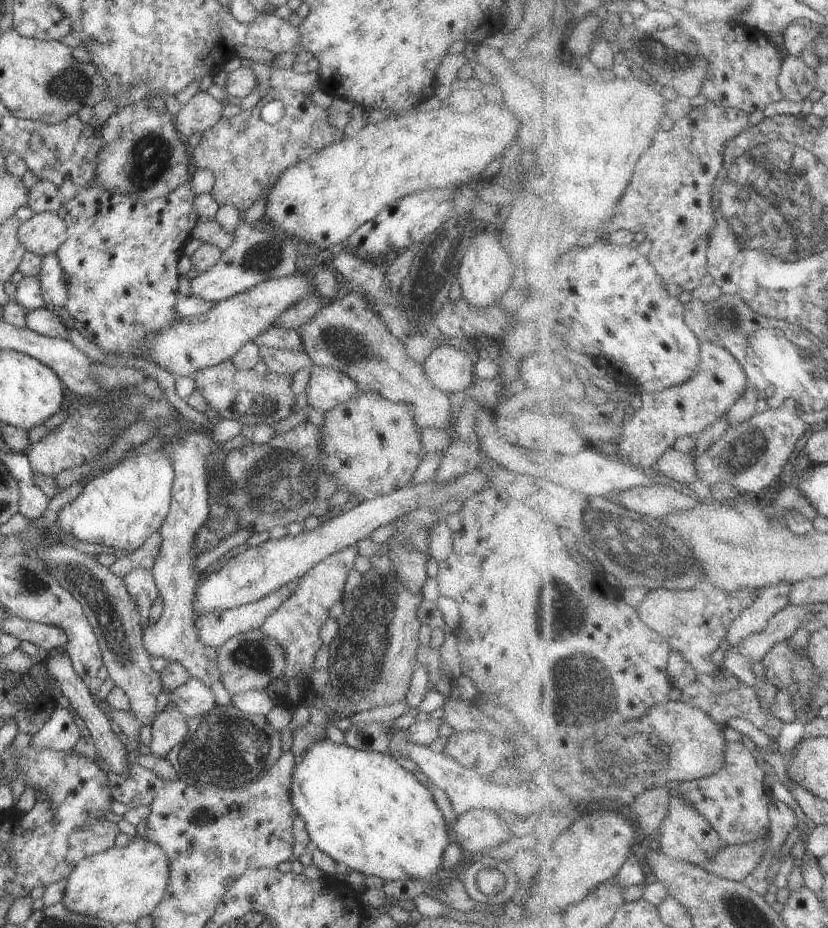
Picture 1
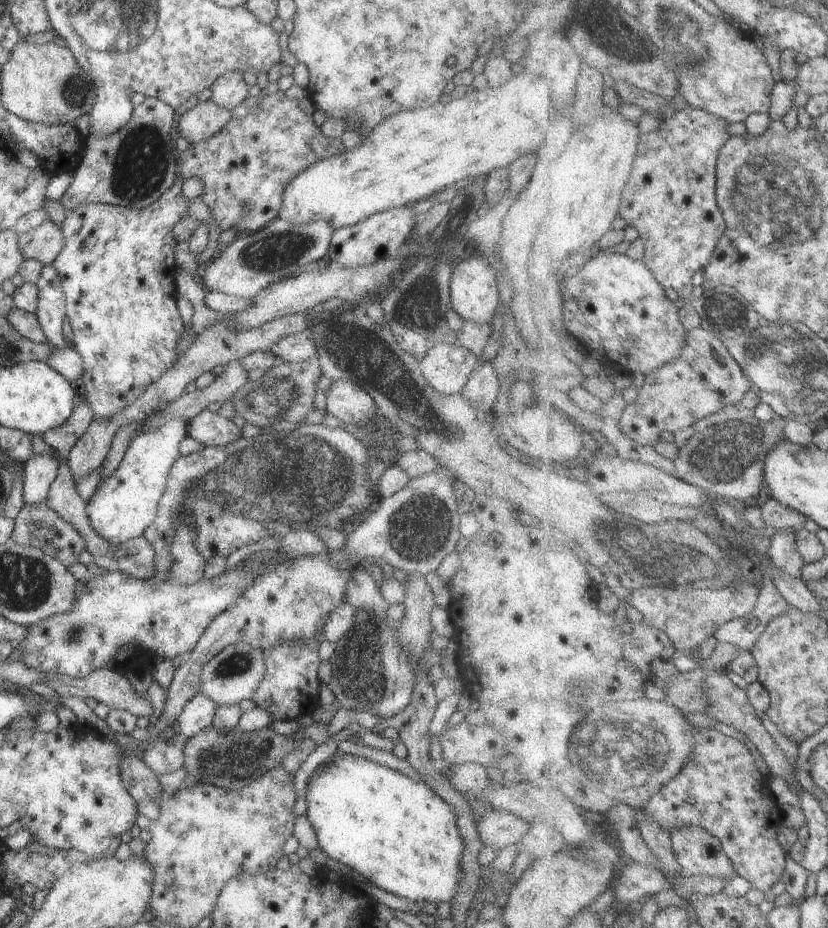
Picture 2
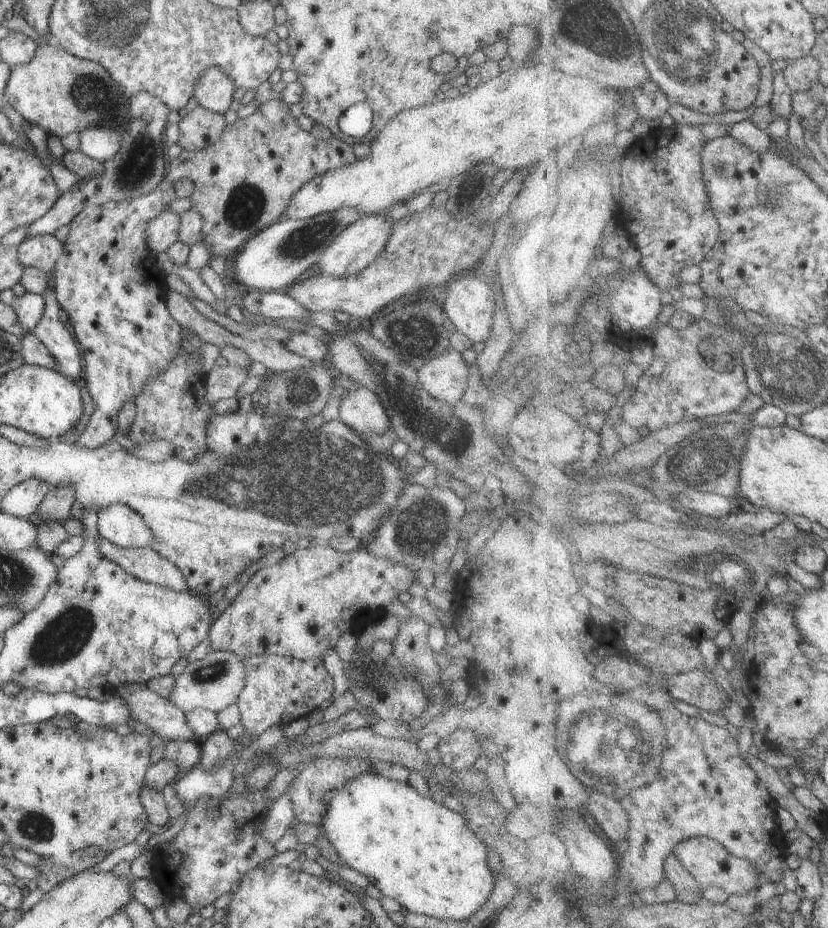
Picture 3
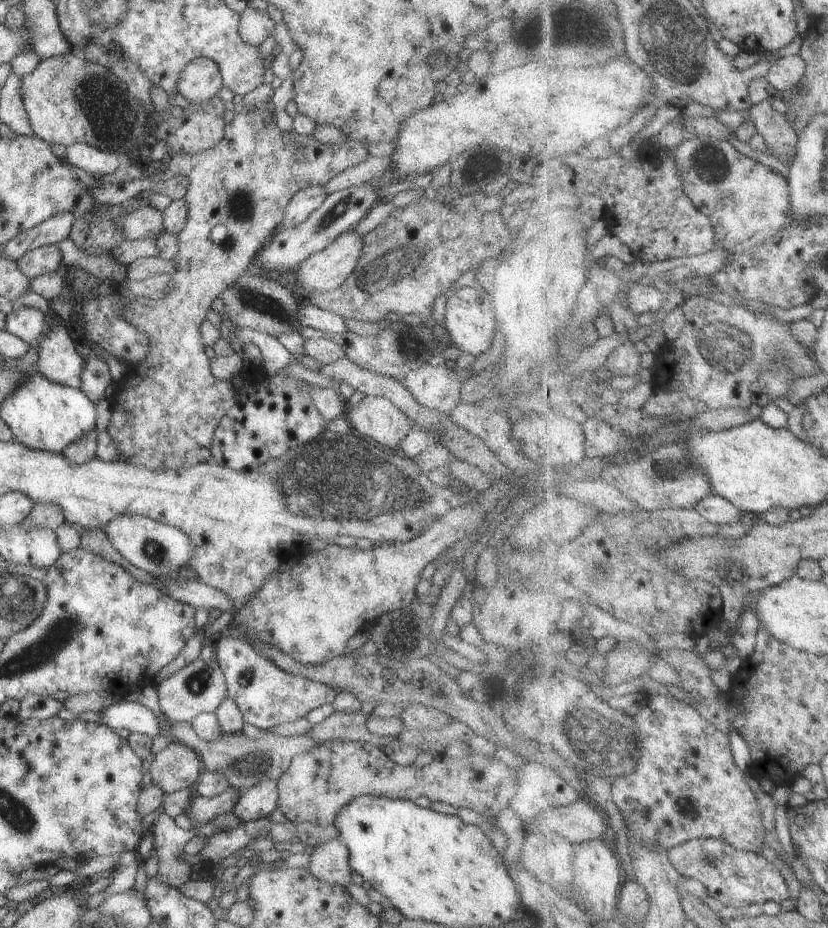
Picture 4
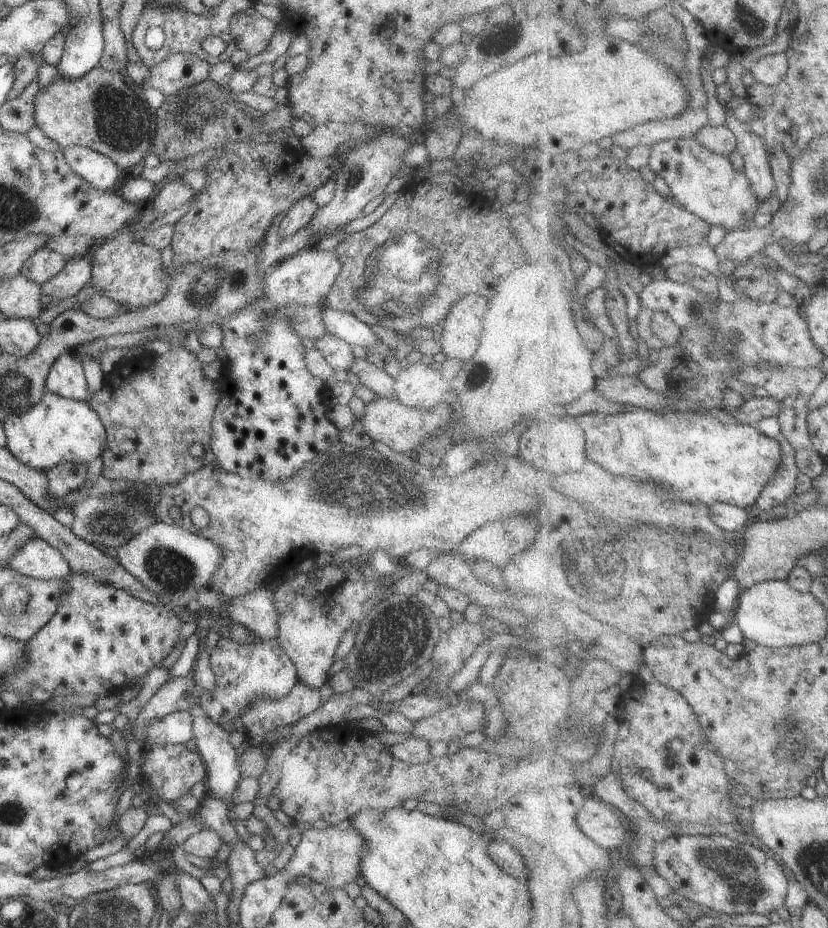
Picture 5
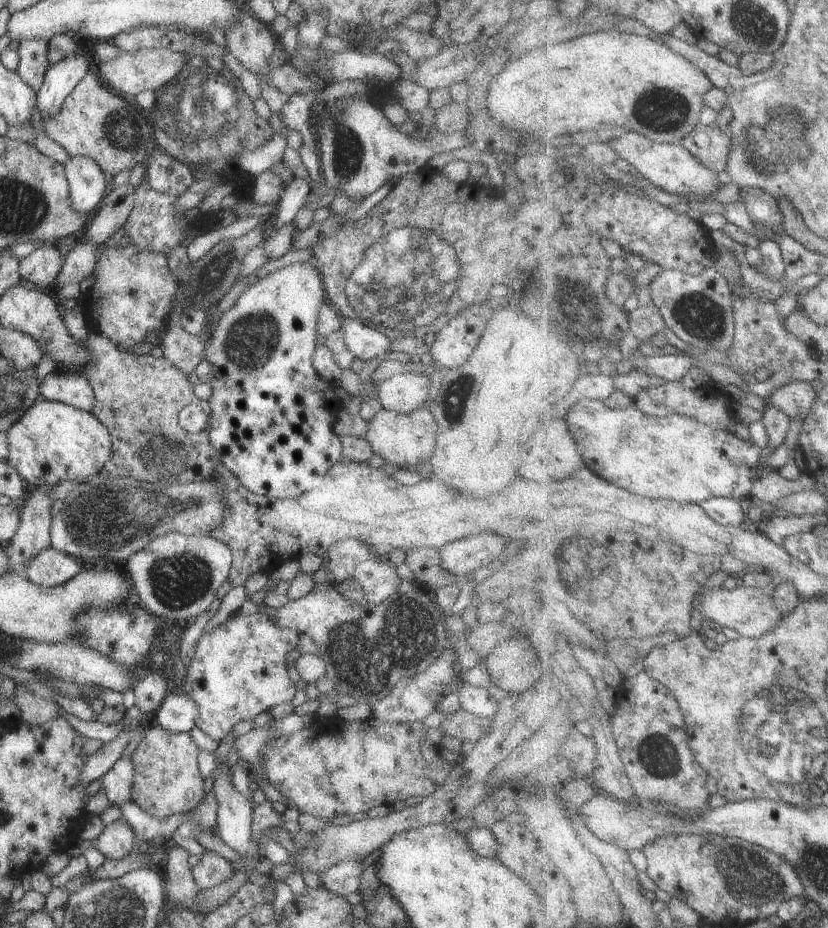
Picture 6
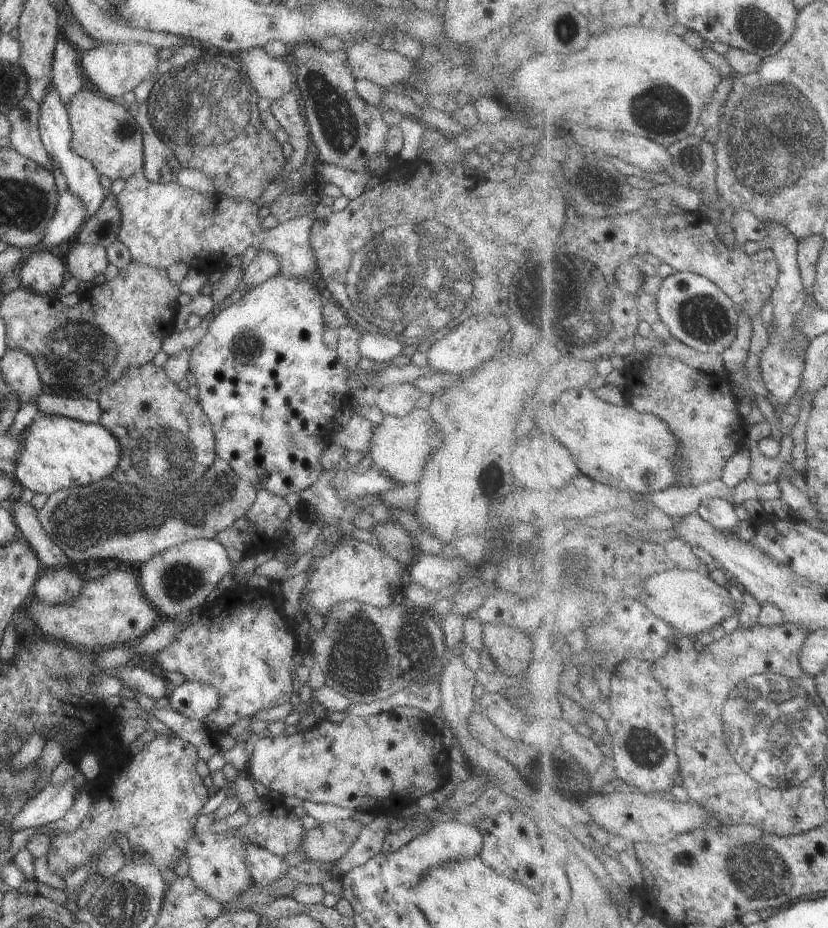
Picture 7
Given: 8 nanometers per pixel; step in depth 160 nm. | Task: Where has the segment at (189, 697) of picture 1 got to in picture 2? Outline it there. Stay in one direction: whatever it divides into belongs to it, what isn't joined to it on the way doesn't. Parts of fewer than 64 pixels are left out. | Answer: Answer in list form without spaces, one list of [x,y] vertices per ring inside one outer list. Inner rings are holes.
[[[196,693],[191,698],[177,718],[180,732],[189,739],[203,728],[213,724],[216,704],[202,693]]]

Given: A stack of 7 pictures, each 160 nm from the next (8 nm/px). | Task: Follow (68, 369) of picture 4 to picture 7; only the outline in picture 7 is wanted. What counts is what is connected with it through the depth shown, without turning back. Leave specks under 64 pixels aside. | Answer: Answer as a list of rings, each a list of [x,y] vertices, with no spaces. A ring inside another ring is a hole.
[[[44,389],[37,398],[40,414],[67,416],[82,422],[98,423],[102,414],[100,403]]]

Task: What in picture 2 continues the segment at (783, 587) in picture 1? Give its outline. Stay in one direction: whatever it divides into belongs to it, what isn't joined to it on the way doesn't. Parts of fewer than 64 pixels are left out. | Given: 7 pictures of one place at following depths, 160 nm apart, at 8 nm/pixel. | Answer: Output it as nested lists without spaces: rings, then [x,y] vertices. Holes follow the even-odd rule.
[[[795,530],[778,532],[772,540],[771,554],[778,571],[804,580],[806,560],[799,551]]]

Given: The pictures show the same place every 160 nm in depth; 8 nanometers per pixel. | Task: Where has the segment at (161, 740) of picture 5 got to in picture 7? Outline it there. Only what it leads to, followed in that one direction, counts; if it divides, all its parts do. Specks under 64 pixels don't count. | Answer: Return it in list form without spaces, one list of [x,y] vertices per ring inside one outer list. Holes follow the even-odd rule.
[[[185,681],[178,687],[171,687],[169,697],[172,711],[198,721],[204,721],[219,704],[216,688],[197,681]]]

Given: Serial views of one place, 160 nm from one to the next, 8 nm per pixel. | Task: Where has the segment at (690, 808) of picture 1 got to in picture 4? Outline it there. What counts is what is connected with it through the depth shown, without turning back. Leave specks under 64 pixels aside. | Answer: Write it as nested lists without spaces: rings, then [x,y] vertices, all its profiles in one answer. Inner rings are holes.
[[[694,839],[669,850],[674,866],[684,878],[702,882],[710,896],[725,906],[740,908],[768,901],[784,902],[790,898],[790,888],[776,864],[754,851],[738,850],[722,839]]]

